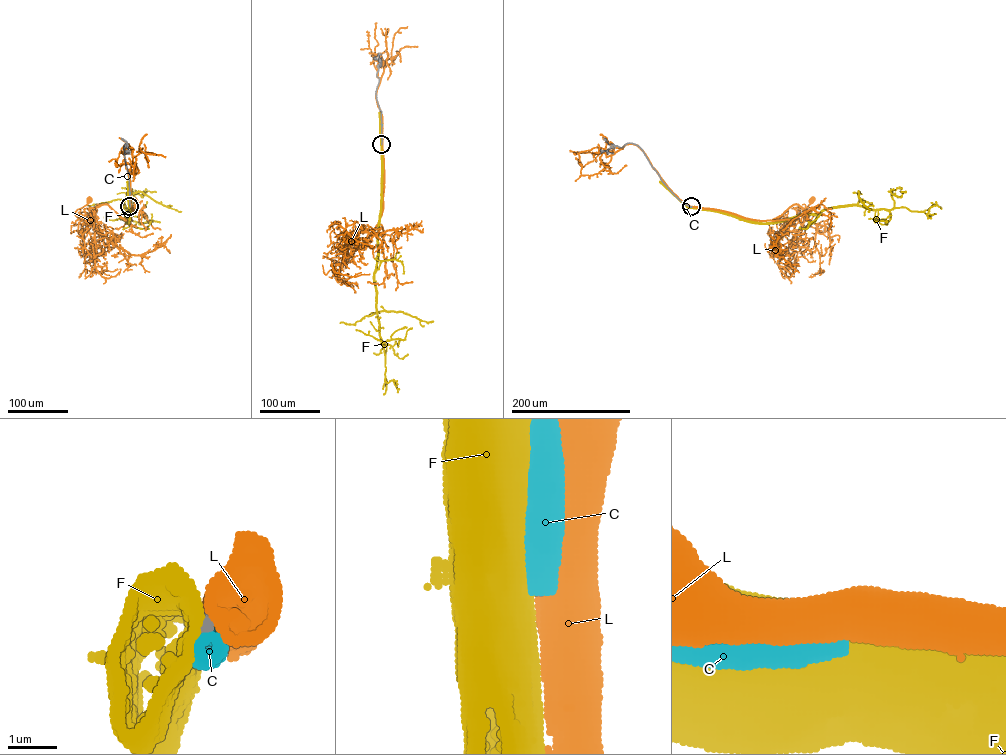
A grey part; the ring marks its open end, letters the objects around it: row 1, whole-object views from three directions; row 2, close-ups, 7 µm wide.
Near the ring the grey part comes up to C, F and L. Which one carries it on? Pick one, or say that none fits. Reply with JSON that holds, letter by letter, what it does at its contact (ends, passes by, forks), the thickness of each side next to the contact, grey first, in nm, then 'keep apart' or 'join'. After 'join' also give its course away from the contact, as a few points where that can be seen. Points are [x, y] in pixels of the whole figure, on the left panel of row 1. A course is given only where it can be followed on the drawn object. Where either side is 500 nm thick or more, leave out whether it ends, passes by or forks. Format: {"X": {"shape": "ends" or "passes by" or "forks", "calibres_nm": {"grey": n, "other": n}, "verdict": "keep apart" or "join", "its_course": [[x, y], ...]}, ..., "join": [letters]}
{"C": {"calibres_nm": {"grey": 320, "other": 500}, "verdict": "keep apart"}, "F": {"calibres_nm": {"grey": 320, "other": 800}, "verdict": "keep apart"}, "L": {"calibres_nm": {"grey": 320, "other": 800}, "verdict": "keep apart"}, "join": []}

